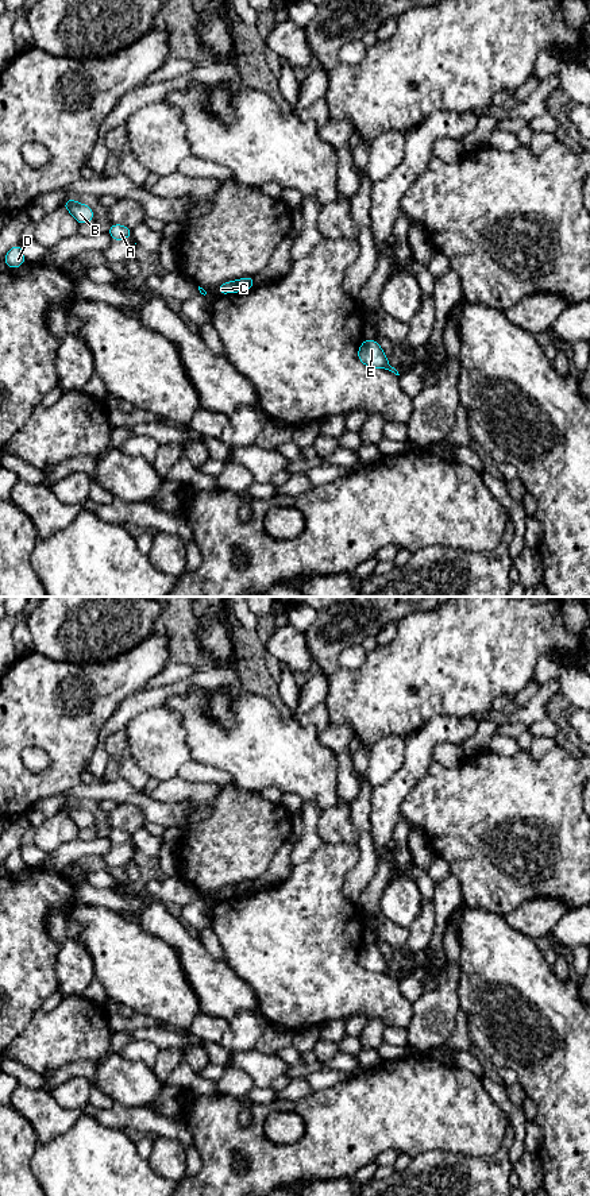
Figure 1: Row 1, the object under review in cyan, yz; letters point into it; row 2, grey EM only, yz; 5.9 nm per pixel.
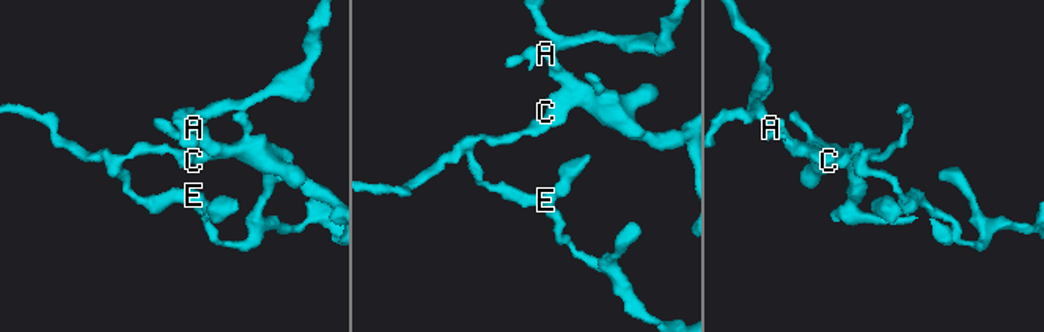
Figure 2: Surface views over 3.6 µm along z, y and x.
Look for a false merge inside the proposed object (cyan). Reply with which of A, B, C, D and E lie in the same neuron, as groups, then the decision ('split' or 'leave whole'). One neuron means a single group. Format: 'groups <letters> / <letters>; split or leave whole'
groups A B C D / E; split

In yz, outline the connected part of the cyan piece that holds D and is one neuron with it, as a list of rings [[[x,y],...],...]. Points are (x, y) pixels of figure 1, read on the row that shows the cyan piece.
[[[20,244],[12,246],[7,255],[3,258],[3,261],[7,263],[7,267],[9,269],[16,269],[24,265],[26,259],[23,256],[23,250]]]

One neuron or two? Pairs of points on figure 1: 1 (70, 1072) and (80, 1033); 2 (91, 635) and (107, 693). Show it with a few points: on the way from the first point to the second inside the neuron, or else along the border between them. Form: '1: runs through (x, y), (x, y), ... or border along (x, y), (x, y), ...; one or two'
1: border along (97, 1064), (91, 1061), (68, 1063), (45, 1077); two
2: border along (128, 651), (99, 662), (66, 662); two

